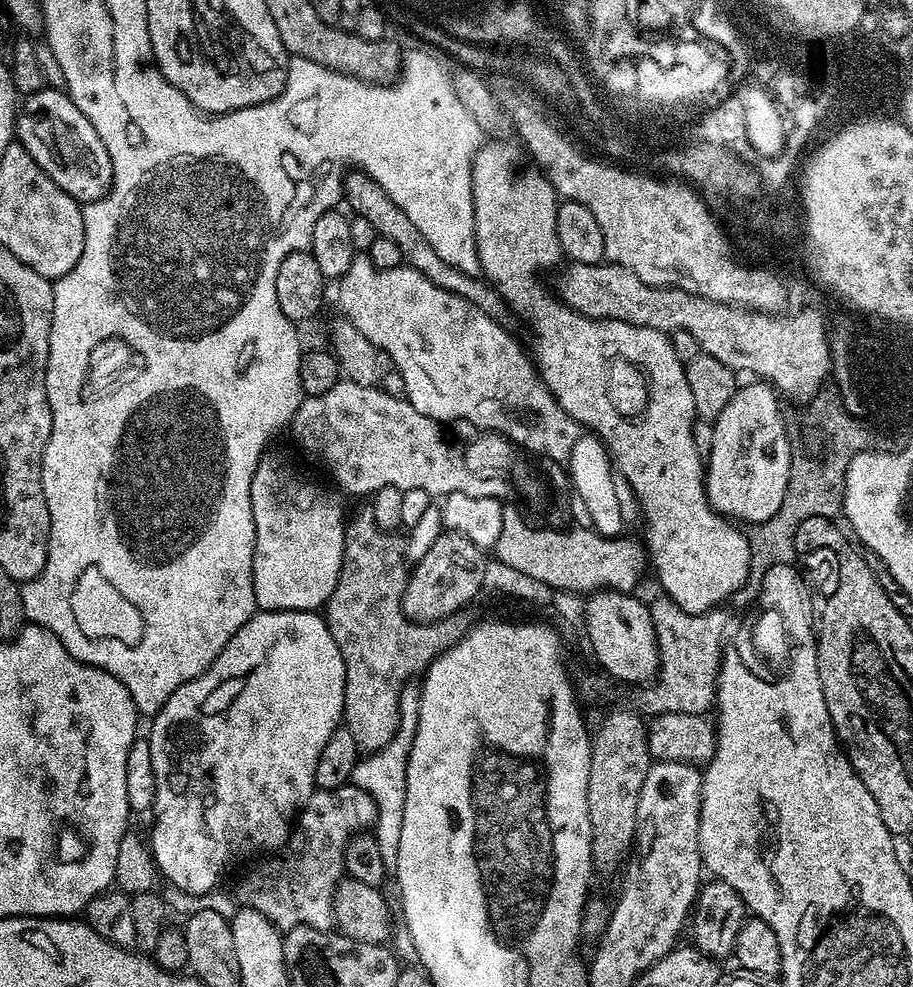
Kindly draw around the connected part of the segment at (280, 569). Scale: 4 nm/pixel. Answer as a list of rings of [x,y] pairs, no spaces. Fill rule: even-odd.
[[[271,458],[261,460],[250,482],[256,557],[252,585],[257,609],[265,612],[311,612],[327,605],[344,557],[344,508],[320,484],[299,480]]]

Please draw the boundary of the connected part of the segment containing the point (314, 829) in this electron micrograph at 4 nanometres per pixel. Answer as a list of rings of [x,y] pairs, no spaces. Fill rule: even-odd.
[[[349,782],[344,784],[341,788],[335,788],[334,790],[326,790],[325,788],[321,788],[319,790],[313,791],[312,797],[310,797],[309,800],[307,800],[304,804],[303,808],[301,808],[299,817],[295,821],[294,827],[292,829],[292,834],[288,837],[288,842],[284,845],[282,851],[279,854],[273,855],[271,858],[260,862],[265,862],[265,864],[258,865],[257,868],[253,870],[253,872],[248,872],[244,877],[241,878],[240,885],[238,885],[236,888],[236,896],[241,900],[239,903],[243,905],[243,907],[258,910],[258,914],[266,914],[266,918],[270,918],[270,922],[281,930],[287,930],[289,928],[293,928],[294,926],[314,926],[315,928],[331,929],[334,924],[332,919],[332,899],[336,893],[336,887],[340,885],[340,881],[345,879],[346,876],[344,868],[344,851],[347,848],[347,844],[351,837],[355,836],[356,833],[367,833],[369,830],[372,830],[375,827],[375,802],[374,799],[371,798],[371,795],[366,792],[366,790],[356,788],[353,783]]]

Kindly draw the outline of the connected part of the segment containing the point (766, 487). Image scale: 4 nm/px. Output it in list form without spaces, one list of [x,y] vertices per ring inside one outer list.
[[[741,383],[730,398],[730,402],[726,402],[722,414],[718,414],[718,418],[713,423],[714,446],[706,456],[704,478],[704,488],[708,492],[708,503],[711,504],[712,511],[720,513],[733,522],[745,520],[748,526],[762,524],[777,513],[786,495],[794,459],[792,440],[788,437],[788,424],[784,421],[783,410],[780,409],[781,397],[771,384],[756,383],[760,384]]]

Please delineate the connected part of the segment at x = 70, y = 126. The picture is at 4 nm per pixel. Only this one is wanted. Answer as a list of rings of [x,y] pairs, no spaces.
[[[60,90],[57,96],[32,94],[28,100],[19,105],[14,129],[15,139],[81,205],[102,199],[112,188],[112,163],[110,154],[106,154],[106,146],[102,146],[102,138],[98,138],[98,130],[90,126],[90,118],[74,106],[67,91]]]

